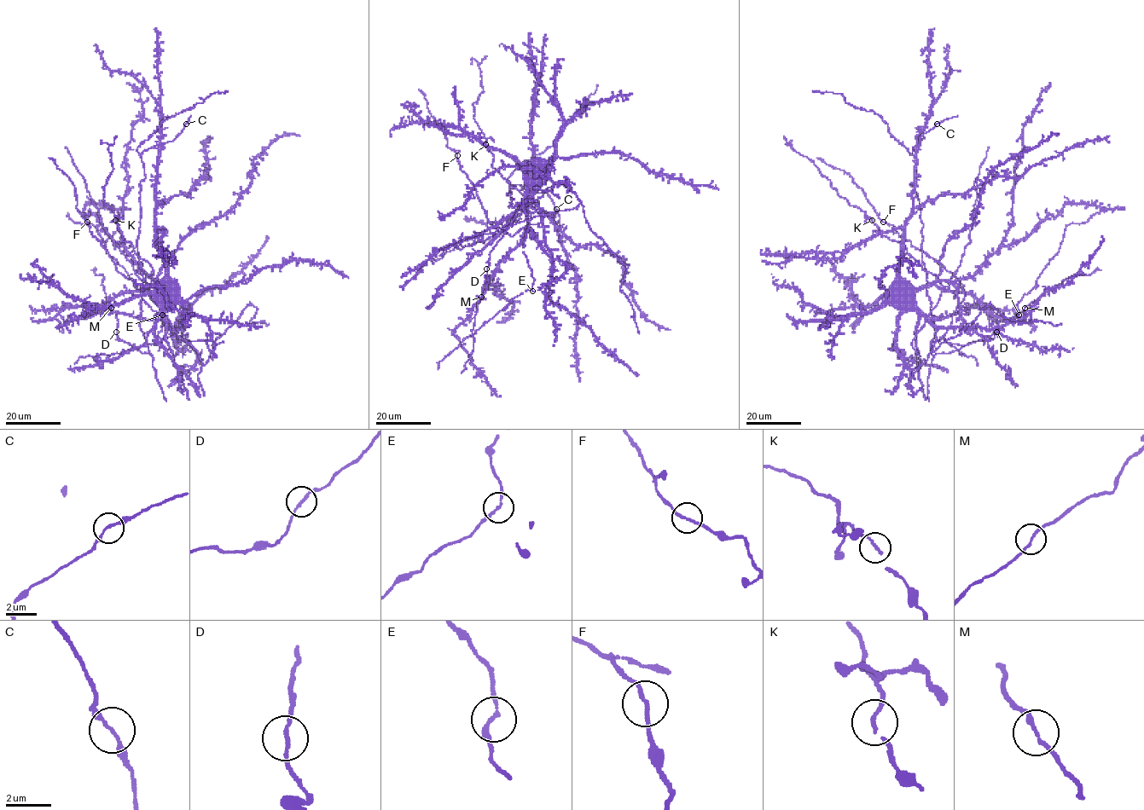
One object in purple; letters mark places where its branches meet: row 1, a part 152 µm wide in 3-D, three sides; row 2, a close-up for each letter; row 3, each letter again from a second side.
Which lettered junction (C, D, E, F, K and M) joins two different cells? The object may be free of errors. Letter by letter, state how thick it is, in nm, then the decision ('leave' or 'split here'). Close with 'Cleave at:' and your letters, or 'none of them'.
C: 140 nm | leave
D: 160 nm | leave
E: 170 nm | leave
F: 160 nm | leave
K: 140 nm | leave
M: 170 nm | leave
Cleave at: none of them

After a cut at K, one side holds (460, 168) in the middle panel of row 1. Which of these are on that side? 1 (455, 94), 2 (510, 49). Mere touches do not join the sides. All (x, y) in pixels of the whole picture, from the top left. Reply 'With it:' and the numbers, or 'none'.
With it: 1, 2

